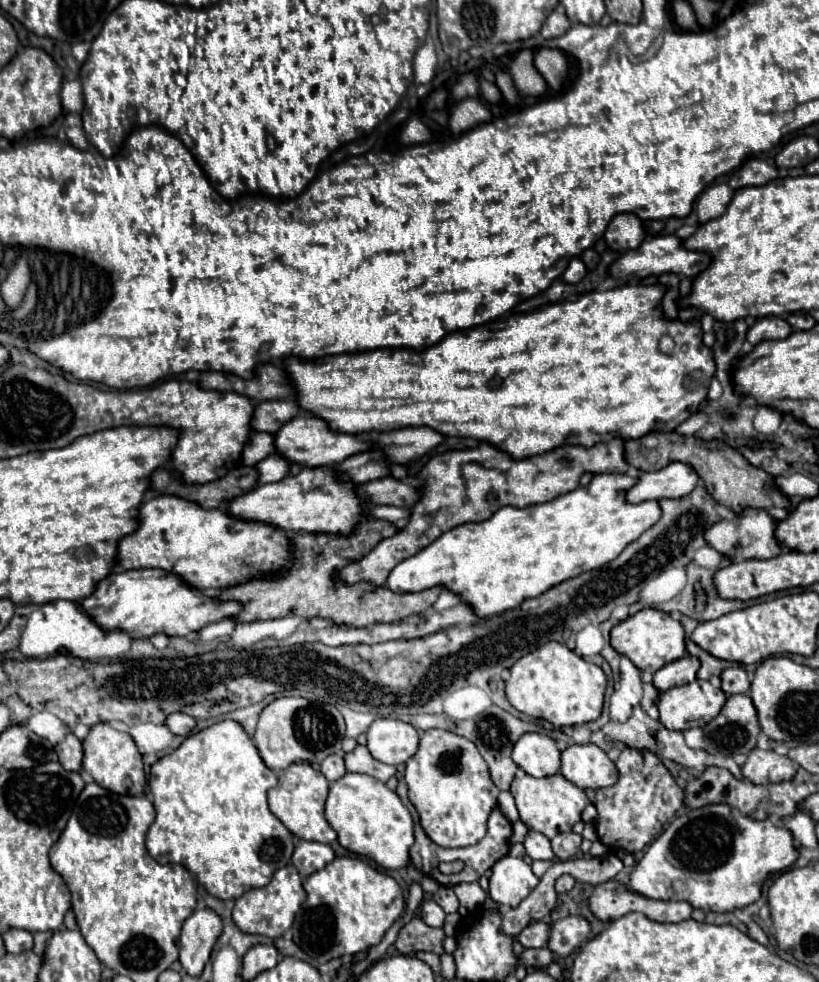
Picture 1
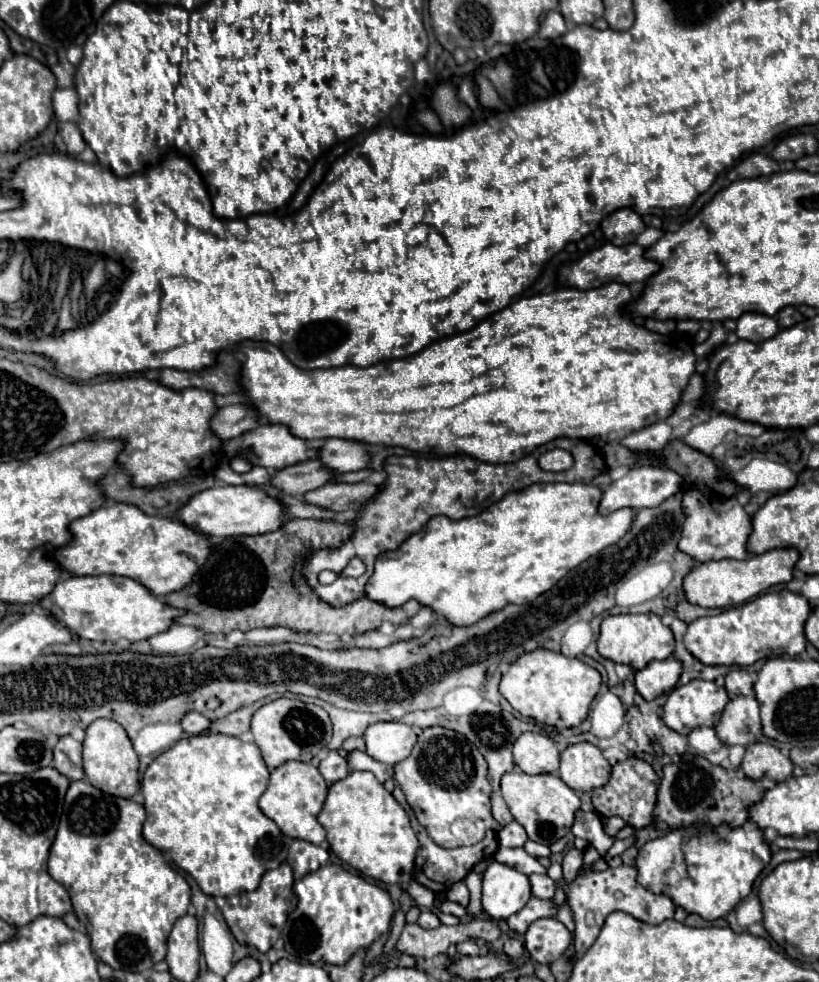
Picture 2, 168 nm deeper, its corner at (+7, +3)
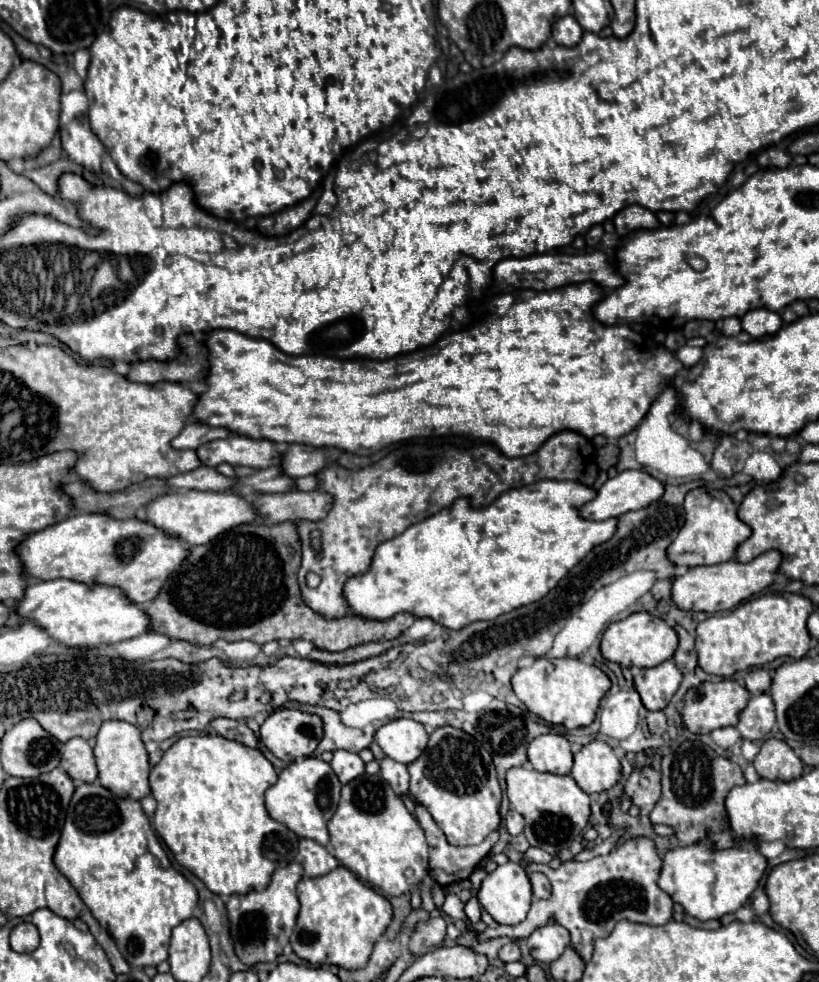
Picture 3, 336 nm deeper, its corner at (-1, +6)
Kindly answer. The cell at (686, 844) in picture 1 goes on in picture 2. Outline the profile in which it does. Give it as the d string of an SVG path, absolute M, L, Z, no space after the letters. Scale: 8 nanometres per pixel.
M692 823L644 843L636 857L636 879L644 889L668 895L688 913L698 913L700 917L714 921L724 917L750 895L754 879L770 863L770 859L772 849L758 827L732 829L726 823L718 827Z

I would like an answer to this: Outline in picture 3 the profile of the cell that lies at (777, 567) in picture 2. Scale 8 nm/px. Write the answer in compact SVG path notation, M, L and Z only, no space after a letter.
M768 550L746 564L742 564L738 560L728 560L728 562L714 564L714 566L688 568L686 574L678 576L672 582L672 602L680 610L692 610L692 612L714 614L714 612L730 610L730 608L738 606L740 602L748 600L752 594L758 594L760 590L764 590L778 574L780 560L782 560L782 554L778 550Z

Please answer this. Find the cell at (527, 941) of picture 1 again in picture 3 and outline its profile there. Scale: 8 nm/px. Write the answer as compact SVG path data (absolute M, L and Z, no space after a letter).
M506 944L506 946L502 946L498 950L498 958L502 962L516 962L516 960L520 960L520 948L518 948L518 944Z

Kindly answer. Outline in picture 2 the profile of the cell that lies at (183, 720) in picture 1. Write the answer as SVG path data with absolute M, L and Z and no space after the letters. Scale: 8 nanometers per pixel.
M188 711L188 715L184 715L184 719L180 719L180 727L182 727L182 731L188 733L188 735L198 735L198 733L202 733L208 725L210 725L210 721L208 721L204 715L196 713L196 711Z

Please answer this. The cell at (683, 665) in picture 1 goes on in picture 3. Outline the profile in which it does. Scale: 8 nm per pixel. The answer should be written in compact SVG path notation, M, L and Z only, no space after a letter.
M666 660L654 668L632 668L636 692L648 710L664 710L680 686L680 670L674 660Z

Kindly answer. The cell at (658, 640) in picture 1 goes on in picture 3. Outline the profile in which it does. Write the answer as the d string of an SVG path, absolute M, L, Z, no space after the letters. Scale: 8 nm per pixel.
M636 612L620 622L612 622L606 628L600 642L600 652L606 660L616 662L620 666L648 668L648 666L658 666L664 660L670 660L672 652L676 652L676 644L678 644L678 636L664 620L650 616L648 612Z

